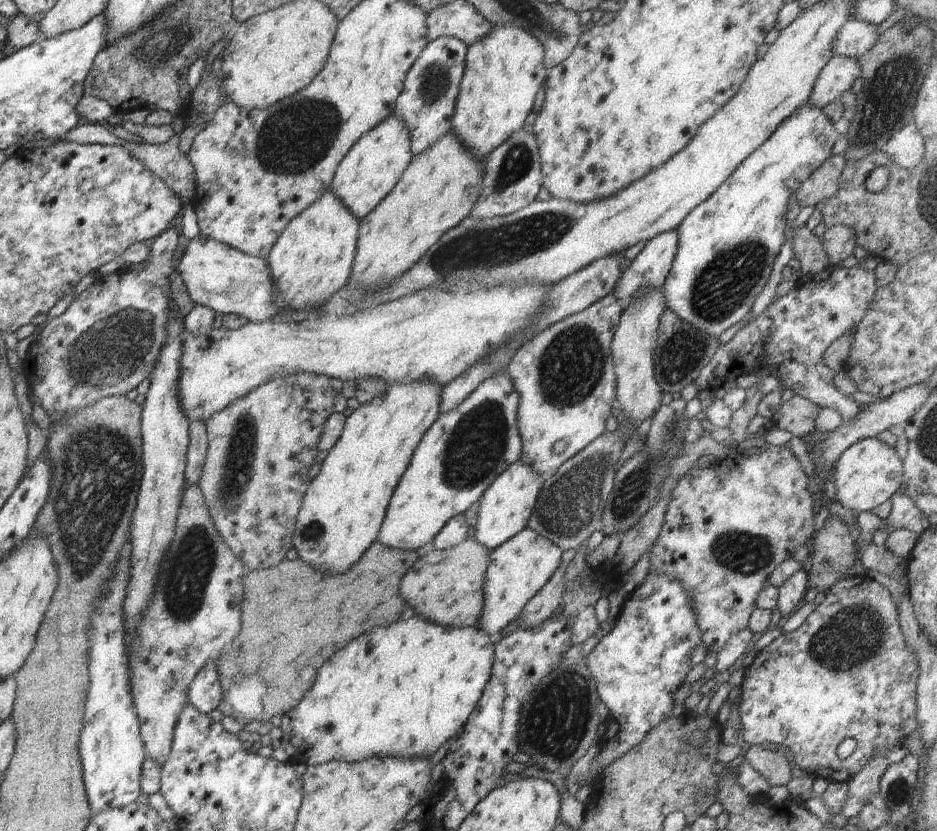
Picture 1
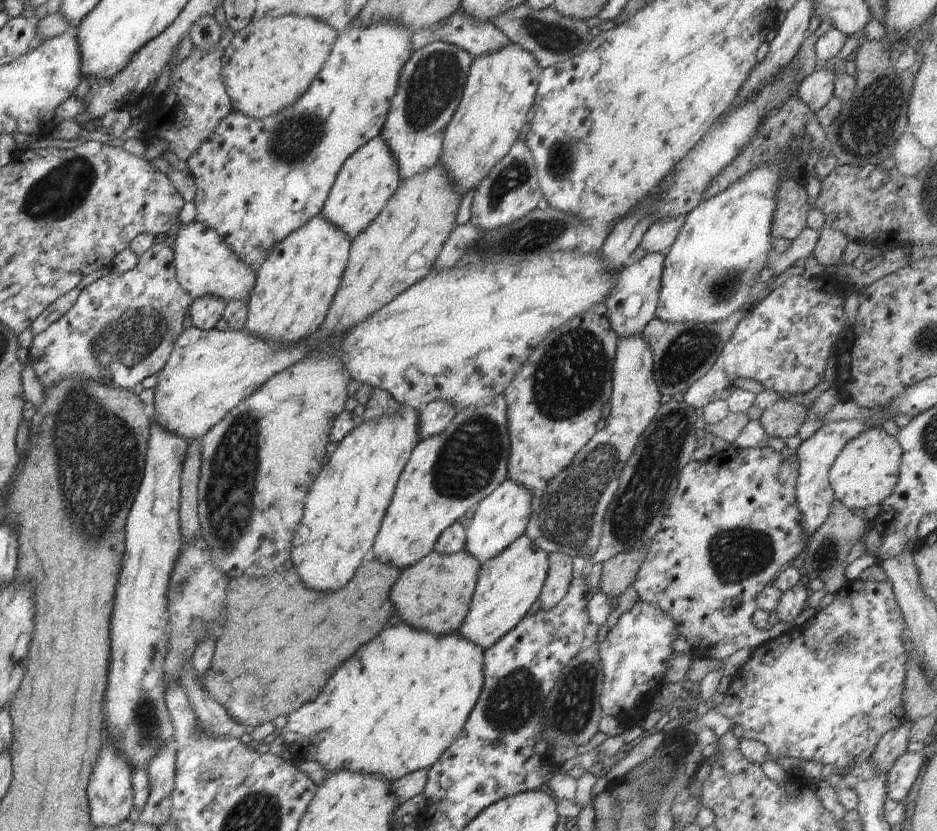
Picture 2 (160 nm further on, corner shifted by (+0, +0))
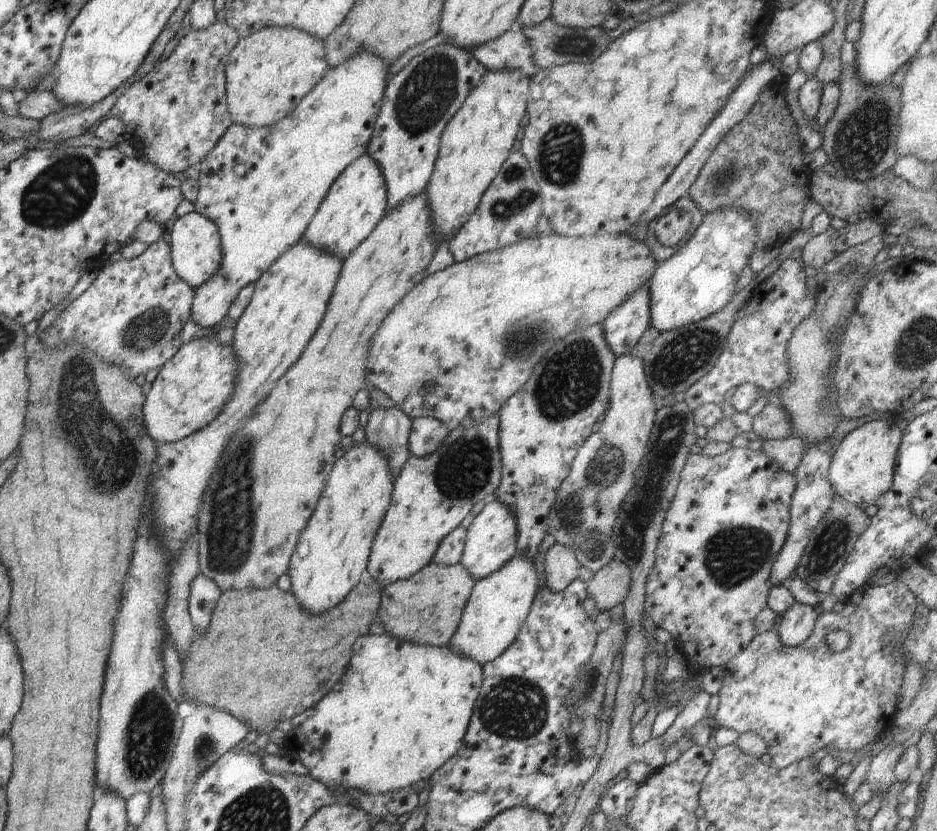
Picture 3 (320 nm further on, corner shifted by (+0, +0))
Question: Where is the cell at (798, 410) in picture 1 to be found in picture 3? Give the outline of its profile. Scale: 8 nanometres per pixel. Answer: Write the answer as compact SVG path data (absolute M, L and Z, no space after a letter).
M779 401L768 404L754 417L754 425L751 432L754 432L760 439L784 440L792 437L792 422L788 412L782 408Z

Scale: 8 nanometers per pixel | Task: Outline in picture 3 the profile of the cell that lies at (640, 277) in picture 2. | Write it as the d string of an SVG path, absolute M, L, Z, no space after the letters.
M646 282L606 316L603 323L604 340L614 356L632 353L651 324L651 306L650 282Z

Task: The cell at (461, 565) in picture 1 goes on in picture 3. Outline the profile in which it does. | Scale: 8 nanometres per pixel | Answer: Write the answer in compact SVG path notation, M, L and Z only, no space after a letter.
M432 562L420 568L420 572L416 572L414 576L392 582L384 588L377 612L378 622L384 625L385 634L396 636L400 640L408 640L424 646L447 646L460 625L464 608L474 586L474 576L470 576L461 563L443 566Z

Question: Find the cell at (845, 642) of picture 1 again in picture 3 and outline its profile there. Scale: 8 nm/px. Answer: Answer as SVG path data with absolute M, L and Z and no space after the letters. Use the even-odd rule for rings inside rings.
M897 578L894 582L886 584L886 586L871 587L867 584L863 588L858 588L855 592L852 592L850 596L846 597L843 603L844 609L839 613L826 611L820 614L816 620L816 624L814 624L814 631L808 636L808 640L806 640L804 644L784 647L784 644L780 641L780 636L778 636L777 632L773 629L772 631L759 633L743 652L734 656L732 660L725 665L722 689L719 692L720 705L718 706L716 714L713 716L712 725L716 728L734 729L740 734L754 732L754 734L760 736L767 745L767 753L772 757L772 766L776 769L786 768L786 766L791 766L800 760L812 757L815 752L824 748L831 747L834 752L837 750L857 752L870 744L870 742L884 738L884 734L894 727L895 724L903 673L907 667L907 665L904 664L904 660L900 660L900 656L896 656L896 650L902 648L902 638L904 638L904 634L910 632L910 628L912 628L914 618L916 617L916 598L914 598L914 594L906 588L904 582L902 582L900 578ZM837 630L846 631L850 637L848 647L842 652L833 651L826 643L827 635Z

